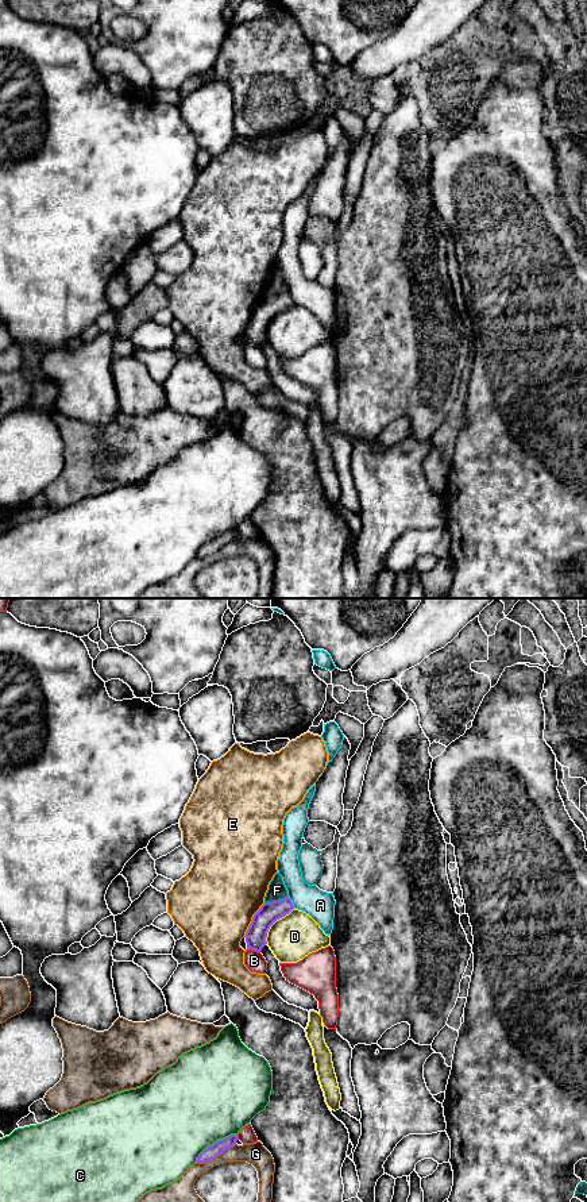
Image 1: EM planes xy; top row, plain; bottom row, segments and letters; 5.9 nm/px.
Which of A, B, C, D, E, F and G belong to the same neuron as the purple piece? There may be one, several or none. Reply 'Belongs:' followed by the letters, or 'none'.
Belongs: none

